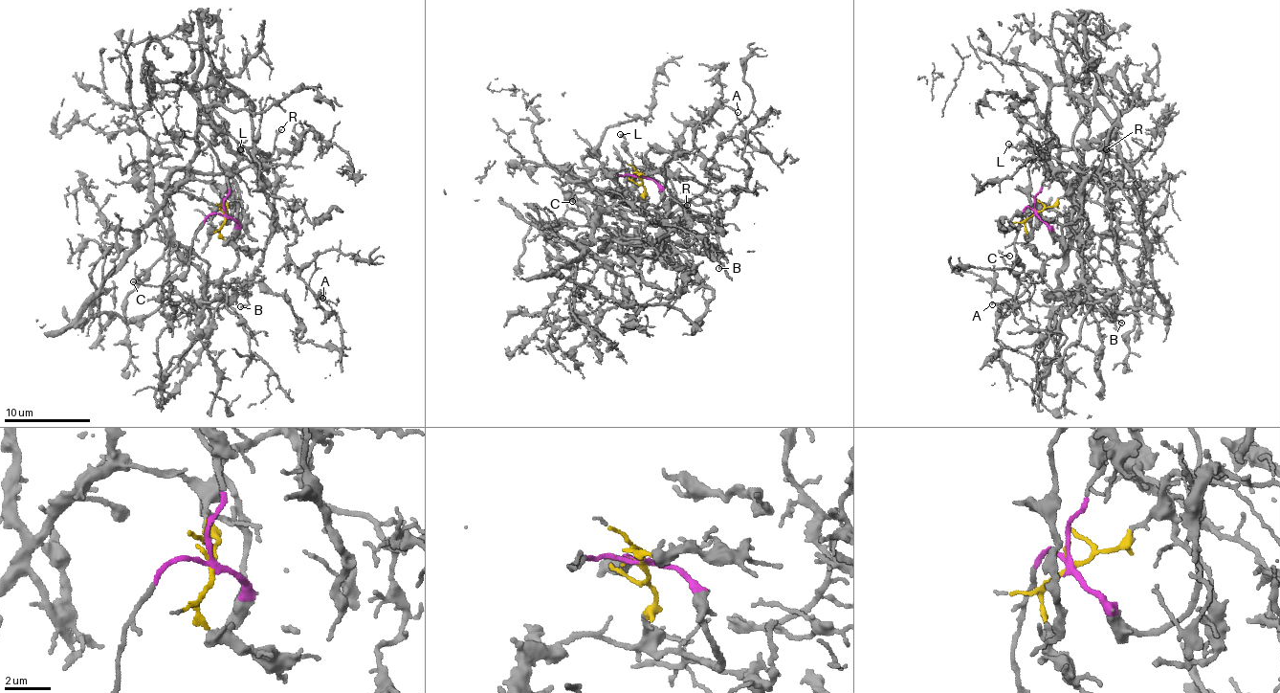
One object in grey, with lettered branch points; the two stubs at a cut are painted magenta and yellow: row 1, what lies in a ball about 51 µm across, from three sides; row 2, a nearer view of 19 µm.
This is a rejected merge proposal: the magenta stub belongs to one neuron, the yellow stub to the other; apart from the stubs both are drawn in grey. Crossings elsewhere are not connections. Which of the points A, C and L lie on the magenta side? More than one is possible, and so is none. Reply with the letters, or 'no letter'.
C

